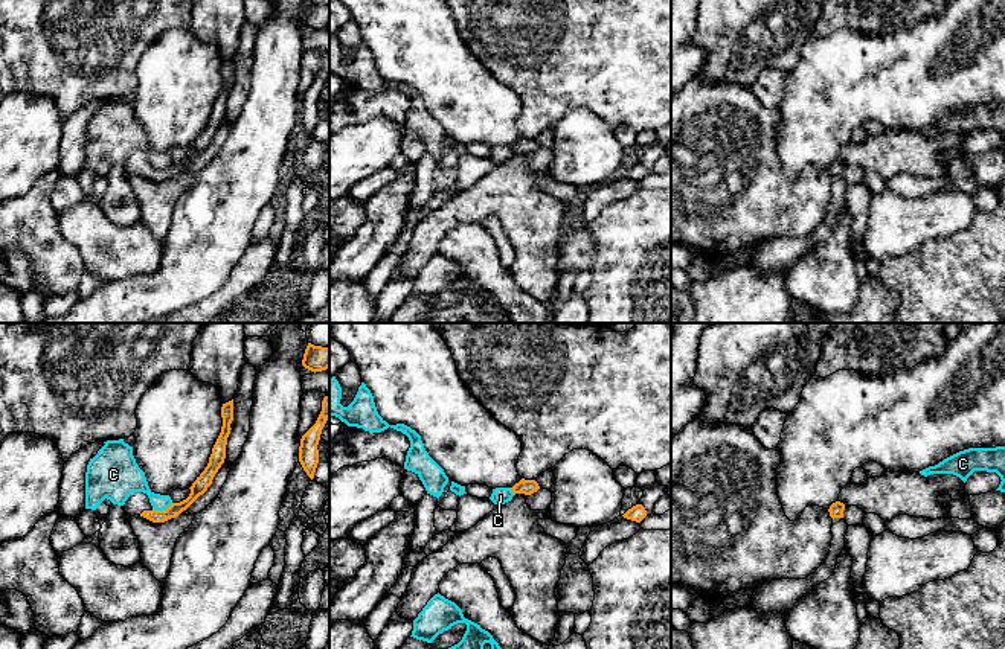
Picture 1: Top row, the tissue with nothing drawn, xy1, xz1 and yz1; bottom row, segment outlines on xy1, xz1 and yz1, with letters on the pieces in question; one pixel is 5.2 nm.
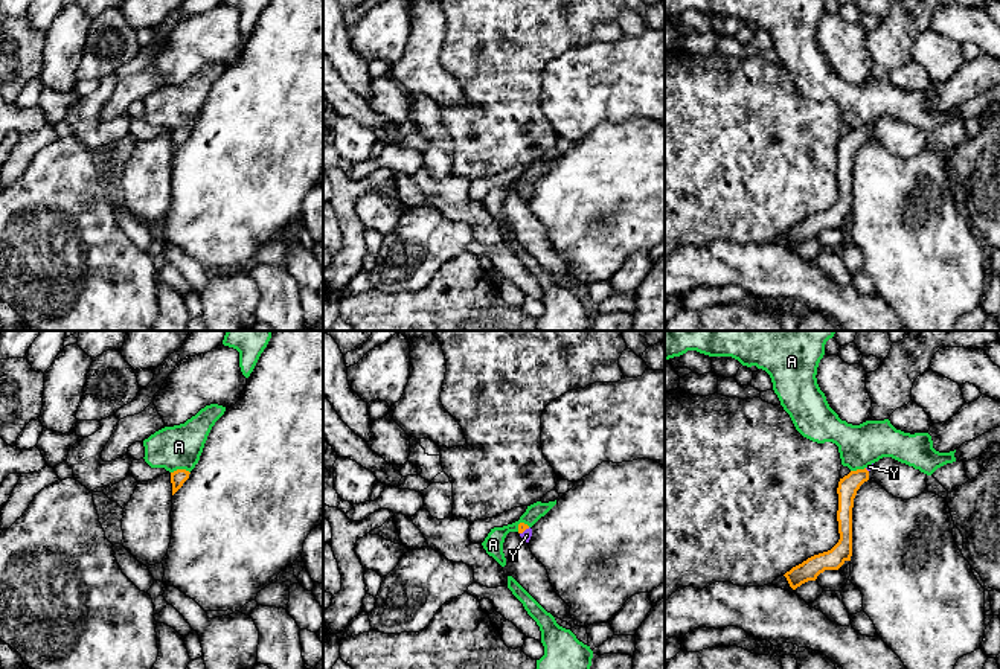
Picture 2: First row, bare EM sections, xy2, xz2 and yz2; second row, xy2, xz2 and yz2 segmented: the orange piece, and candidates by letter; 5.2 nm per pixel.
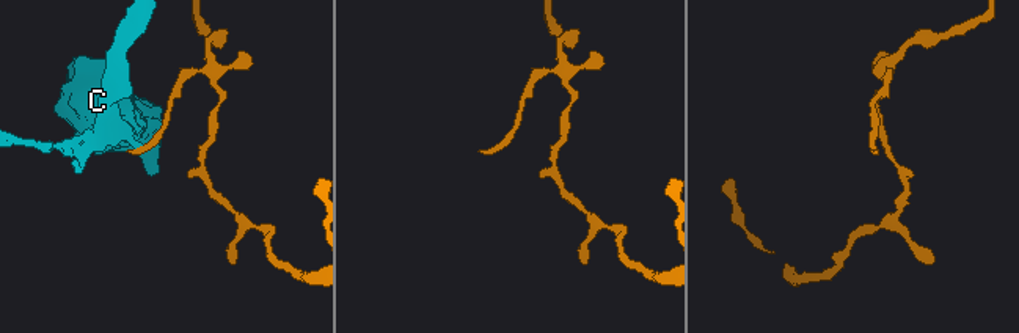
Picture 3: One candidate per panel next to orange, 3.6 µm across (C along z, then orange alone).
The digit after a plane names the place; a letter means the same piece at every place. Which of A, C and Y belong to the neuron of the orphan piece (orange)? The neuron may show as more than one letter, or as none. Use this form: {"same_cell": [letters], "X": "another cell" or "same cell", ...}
{"same_cell": ["Y"], "A": "another cell", "C": "another cell", "Y": "same cell"}

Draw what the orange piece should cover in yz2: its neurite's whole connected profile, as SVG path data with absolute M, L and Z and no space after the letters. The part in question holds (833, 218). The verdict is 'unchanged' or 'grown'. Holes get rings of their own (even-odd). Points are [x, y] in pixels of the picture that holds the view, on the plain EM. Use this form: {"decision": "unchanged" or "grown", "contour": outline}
{"decision": "unchanged", "contour": "M857 128L851 130L848 134L840 137L837 152L838 152L838 201L828 210L814 213L803 219L802 222L793 226L784 235L787 236L790 245L796 248L808 239L816 239L825 229L838 229L852 215L852 166L854 157L860 145L869 139L869 130Z"}

